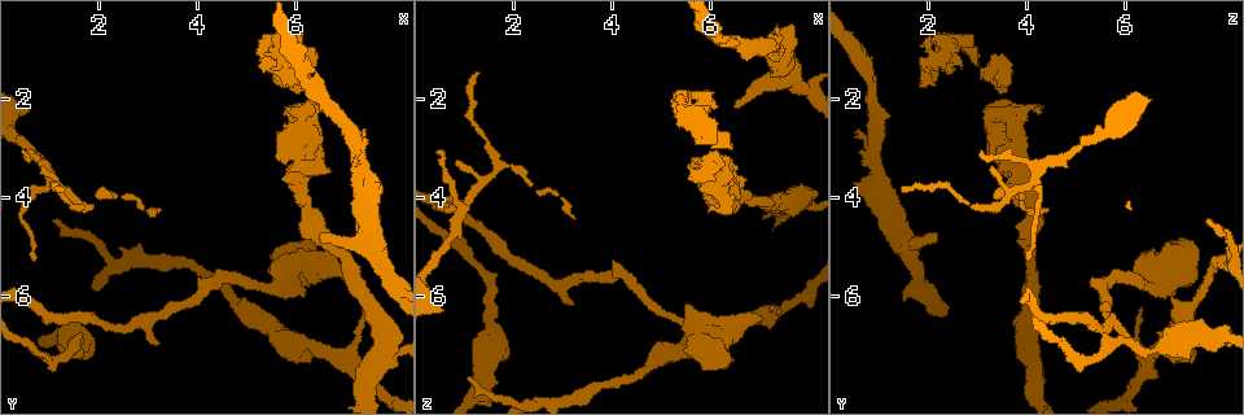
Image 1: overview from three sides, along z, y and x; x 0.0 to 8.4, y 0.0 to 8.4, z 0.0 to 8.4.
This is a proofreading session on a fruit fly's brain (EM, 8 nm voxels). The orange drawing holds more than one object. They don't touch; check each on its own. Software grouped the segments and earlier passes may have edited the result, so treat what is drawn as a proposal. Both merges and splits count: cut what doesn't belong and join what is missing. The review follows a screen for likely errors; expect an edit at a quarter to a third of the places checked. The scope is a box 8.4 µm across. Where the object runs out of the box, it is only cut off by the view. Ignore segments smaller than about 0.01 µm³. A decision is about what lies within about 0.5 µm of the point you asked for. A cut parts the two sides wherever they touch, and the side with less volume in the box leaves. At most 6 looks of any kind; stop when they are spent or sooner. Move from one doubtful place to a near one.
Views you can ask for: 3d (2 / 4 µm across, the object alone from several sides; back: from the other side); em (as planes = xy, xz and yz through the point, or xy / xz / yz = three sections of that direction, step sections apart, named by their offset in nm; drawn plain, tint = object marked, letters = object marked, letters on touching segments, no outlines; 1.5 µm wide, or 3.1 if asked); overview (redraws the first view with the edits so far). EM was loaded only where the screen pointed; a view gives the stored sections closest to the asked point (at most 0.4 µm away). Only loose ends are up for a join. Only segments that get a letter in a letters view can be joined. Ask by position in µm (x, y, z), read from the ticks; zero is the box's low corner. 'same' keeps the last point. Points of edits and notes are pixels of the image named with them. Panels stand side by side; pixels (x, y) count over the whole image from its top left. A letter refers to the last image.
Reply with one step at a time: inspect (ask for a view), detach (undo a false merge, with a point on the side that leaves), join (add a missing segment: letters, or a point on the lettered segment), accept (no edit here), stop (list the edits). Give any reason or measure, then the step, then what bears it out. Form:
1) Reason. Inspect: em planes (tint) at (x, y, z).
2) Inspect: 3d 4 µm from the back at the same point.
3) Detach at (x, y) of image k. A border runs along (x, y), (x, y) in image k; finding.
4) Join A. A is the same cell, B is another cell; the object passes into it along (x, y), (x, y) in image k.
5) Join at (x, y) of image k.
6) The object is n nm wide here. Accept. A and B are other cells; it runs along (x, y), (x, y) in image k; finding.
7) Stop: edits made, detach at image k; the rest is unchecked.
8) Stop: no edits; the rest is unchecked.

Narrows sharply. Inspect: em xz step 8 (tint) at (6.20, 4.25, 4.10).

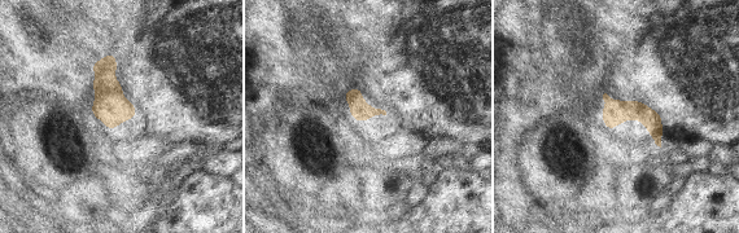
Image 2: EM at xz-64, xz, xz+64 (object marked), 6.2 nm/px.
Inspect: em planes (letters) at the same point.

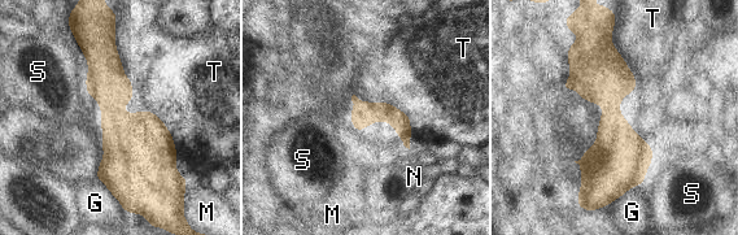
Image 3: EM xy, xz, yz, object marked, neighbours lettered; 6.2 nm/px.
Accept. G, M, N, S and T are other cells; a border runs along (654, 149), (642, 183) in image 3; continuous, no second neuron.

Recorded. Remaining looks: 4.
Abrupt turn. Inspect: em planes (tint) at (7.80, 7.10, 4.05).

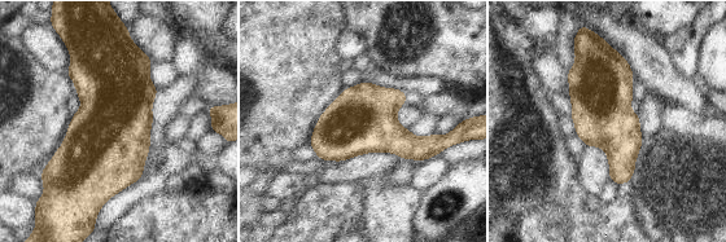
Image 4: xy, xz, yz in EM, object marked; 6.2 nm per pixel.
What lies round it. Inspect: em planes (letters) at the same point.

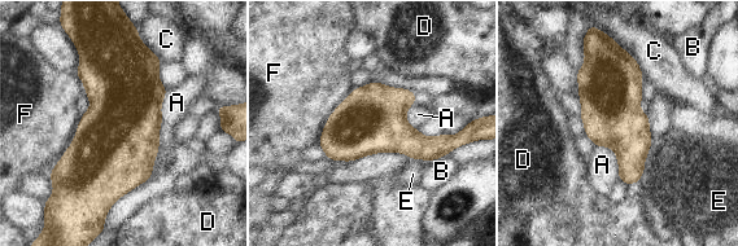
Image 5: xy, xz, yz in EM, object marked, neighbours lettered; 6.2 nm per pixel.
The object is 320 nm wide here. Accept. A, B, C, D, E and F are other cells; a border runs along (169, 91), (151, 178) in image 5; one neuron here.

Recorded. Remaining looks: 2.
Thick end. Inspect: em planes (letters) at (6.35, 2.05, 3.60).

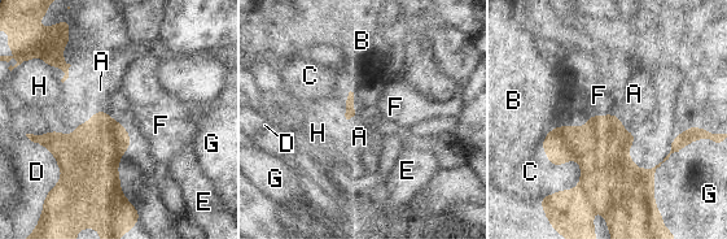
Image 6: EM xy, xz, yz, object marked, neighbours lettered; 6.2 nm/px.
Accept. A, B, C, D, E, F, G and H are other cells; no lettered segment goes on from it.

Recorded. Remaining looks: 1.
Stop: no edits; the rest is unchecked.

